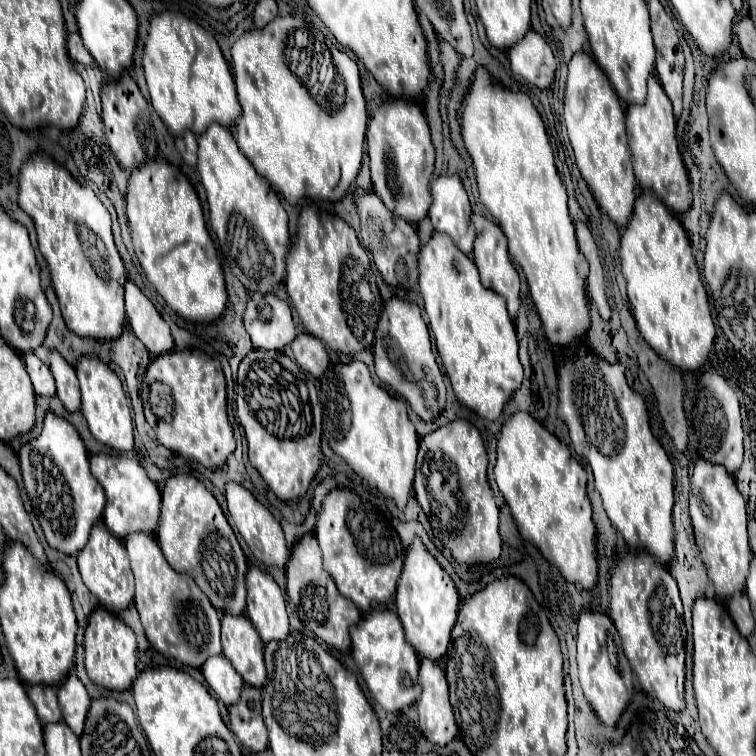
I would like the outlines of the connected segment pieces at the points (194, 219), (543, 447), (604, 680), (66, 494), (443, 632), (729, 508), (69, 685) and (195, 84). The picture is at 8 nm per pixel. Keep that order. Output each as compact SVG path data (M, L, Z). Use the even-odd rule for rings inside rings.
M148 160L130 172L126 214L140 266L168 306L186 320L220 318L226 308L226 286L194 186L188 182L180 190L180 184L174 182L174 168L166 160Z
M528 412L512 414L498 436L498 460L494 468L496 484L510 506L510 512L520 528L520 534L534 542L544 558L558 566L568 582L578 584L586 590L596 586L596 528L592 522L592 508L586 496L586 470L572 456L570 448L562 444L554 434L550 434L538 420L534 420Z
M594 610L580 612L580 618L578 618L578 672L580 672L580 684L582 684L582 692L584 692L586 700L590 702L596 716L606 726L616 724L622 710L630 702L630 690L628 688L634 688L632 686L632 670L630 670L630 664L628 664L626 656L622 654L622 660L618 662L618 666L608 656L608 636L614 634L614 632L616 632L616 628L614 628L614 622L610 620L608 614L594 612Z
M46 412L42 434L26 442L20 452L20 466L26 484L26 492L32 500L38 522L44 530L46 542L64 554L78 554L90 538L94 522L104 510L104 492L90 472L88 450L74 426L54 412Z
M416 538L414 544L406 550L404 570L396 588L396 612L402 618L406 640L418 654L430 660L438 660L446 654L450 646L450 632L458 618L458 604L460 596L452 578L428 552L424 542Z
M702 456L694 460L694 474L690 478L690 516L696 534L696 544L708 568L708 576L716 586L718 600L726 600L734 592L742 592L752 560L752 550L746 532L746 502L728 470L724 466L704 460Z
M66 676L58 686L58 702L64 716L64 722L74 730L74 734L82 734L86 710L90 706L90 696L78 676Z
M167 10L150 18L142 68L152 106L174 136L184 130L202 134L212 122L230 126L240 116L234 78L216 38L180 12Z

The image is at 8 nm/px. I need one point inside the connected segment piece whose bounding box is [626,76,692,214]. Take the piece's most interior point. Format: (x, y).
(658, 166)

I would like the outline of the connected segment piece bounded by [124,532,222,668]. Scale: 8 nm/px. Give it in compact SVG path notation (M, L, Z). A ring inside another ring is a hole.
M146 532L130 534L124 540L130 550L130 564L136 578L134 604L140 612L142 626L150 644L164 656L176 658L182 664L200 668L210 656L220 654L220 618L206 594L186 574L176 572L164 558L156 538Z

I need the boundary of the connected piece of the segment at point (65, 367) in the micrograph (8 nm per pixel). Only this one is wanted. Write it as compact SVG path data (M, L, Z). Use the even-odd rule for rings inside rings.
M58 350L50 352L50 370L56 380L56 394L66 406L66 410L76 412L80 410L80 386L76 378L76 370L68 364Z

